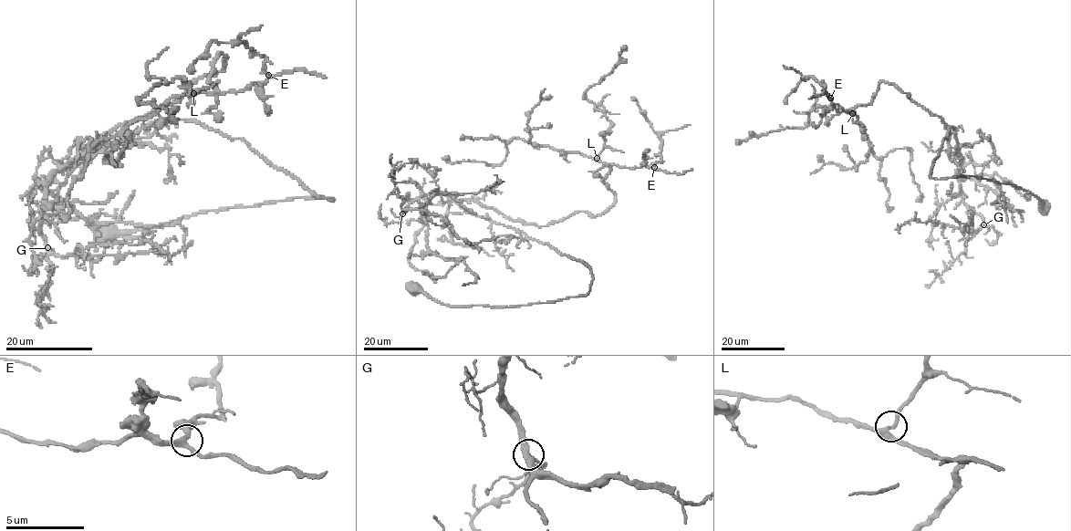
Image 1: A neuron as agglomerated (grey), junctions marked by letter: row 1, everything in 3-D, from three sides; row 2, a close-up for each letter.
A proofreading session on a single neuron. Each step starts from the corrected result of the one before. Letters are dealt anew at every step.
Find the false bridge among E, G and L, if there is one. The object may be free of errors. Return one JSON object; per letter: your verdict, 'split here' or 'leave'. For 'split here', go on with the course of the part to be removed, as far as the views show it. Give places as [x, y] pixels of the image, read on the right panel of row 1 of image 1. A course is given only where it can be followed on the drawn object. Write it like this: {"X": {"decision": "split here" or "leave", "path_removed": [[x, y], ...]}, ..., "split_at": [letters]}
{"E": {"decision": "leave"}, "G": {"decision": "leave"}, "L": {"decision": "leave"}, "split_at": []}

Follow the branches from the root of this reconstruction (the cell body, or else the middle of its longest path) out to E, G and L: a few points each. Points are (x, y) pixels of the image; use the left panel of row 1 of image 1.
E: (104, 232), (334, 200), (194, 120), (69, 164), (223, 71), (220, 54), (222, 93), (268, 75)
G: (104, 232), (293, 198), (334, 200), (241, 139), (194, 120), (155, 121), (53, 174), (40, 231), (47, 247)
L: (104, 232), (334, 200), (194, 120), (155, 121), (69, 164), (180, 100), (225, 55), (215, 92), (193, 93)

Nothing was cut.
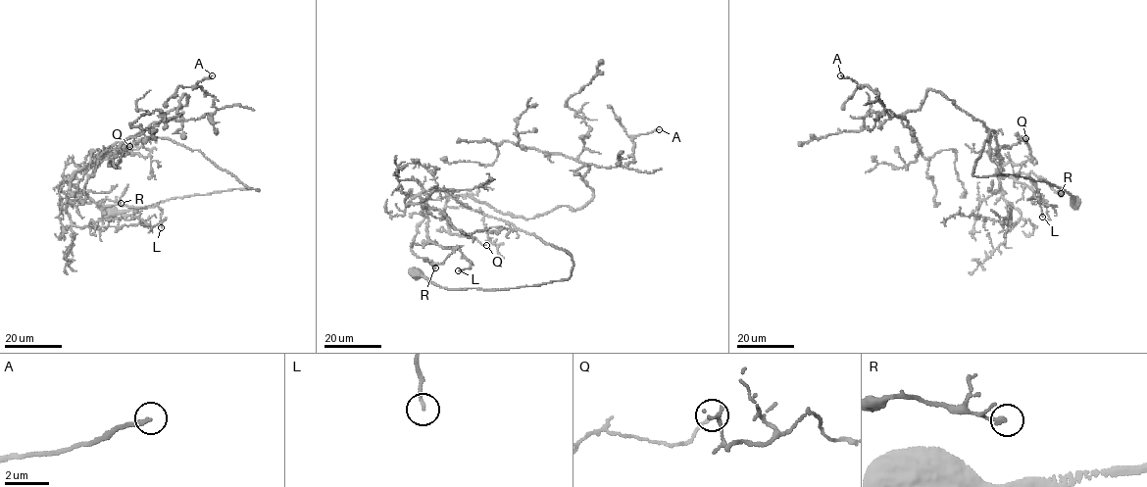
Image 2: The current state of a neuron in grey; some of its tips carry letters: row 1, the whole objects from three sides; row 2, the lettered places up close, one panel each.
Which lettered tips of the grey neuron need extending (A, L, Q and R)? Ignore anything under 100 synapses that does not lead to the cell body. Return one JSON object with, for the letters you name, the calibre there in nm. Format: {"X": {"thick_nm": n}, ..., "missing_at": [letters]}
{"missing_at": []}

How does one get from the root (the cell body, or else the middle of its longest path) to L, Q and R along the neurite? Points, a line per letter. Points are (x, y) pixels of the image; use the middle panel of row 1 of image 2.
L: (416, 273), (506, 289), (568, 279), (573, 263), (433, 190), (427, 238), (457, 247), (471, 265), (458, 270)
Q: (416, 273), (449, 289), (506, 289), (568, 279), (573, 266), (563, 249), (448, 196), (449, 232), (486, 245)
R: (416, 273), (449, 289), (506, 289), (568, 279), (573, 263), (563, 249), (436, 190), (411, 249), (435, 267)

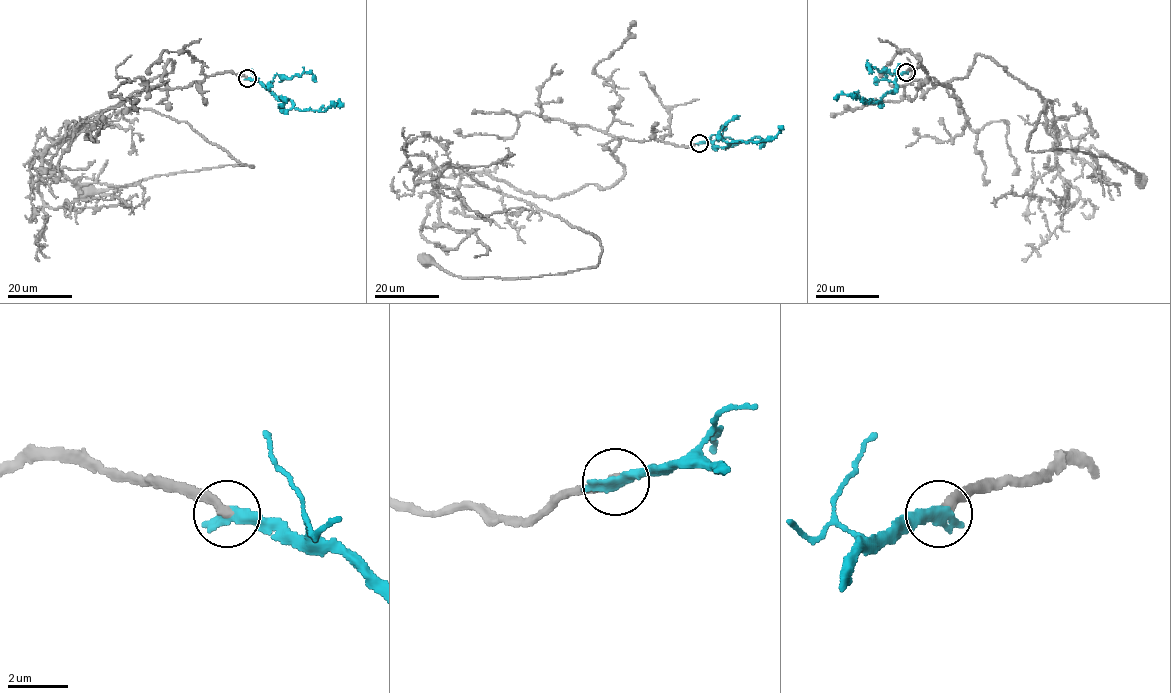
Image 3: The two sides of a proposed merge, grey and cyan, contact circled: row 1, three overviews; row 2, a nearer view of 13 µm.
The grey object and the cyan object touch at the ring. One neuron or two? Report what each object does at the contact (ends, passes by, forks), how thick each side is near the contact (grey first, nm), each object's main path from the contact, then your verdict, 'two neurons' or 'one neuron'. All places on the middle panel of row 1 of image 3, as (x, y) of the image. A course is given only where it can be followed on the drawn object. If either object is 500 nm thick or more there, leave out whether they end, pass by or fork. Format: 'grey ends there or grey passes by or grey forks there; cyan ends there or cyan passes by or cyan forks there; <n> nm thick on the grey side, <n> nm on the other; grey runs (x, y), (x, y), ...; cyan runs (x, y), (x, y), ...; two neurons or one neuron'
grey ends there; cyan ends there; 320 nm thick on the grey side, 420 nm on the other; grey runs (699, 143), (621, 138), (622, 178), (552, 199), (470, 175), (593, 234), (596, 266), (465, 278), (426, 260); cyan runs (699, 143), (712, 141), (715, 148), (726, 147), (728, 142), (771, 139), (783, 125); two neurons

